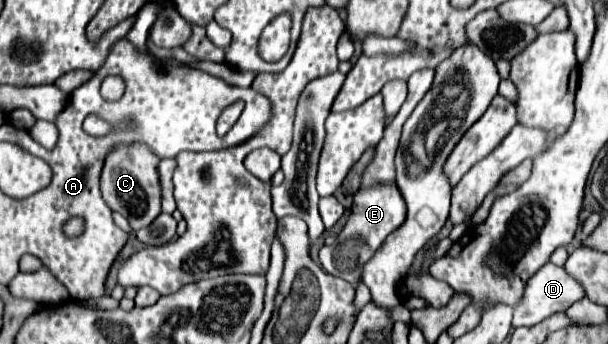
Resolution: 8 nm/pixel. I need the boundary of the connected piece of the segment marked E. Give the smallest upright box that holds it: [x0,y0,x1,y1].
[319,185,405,271]

